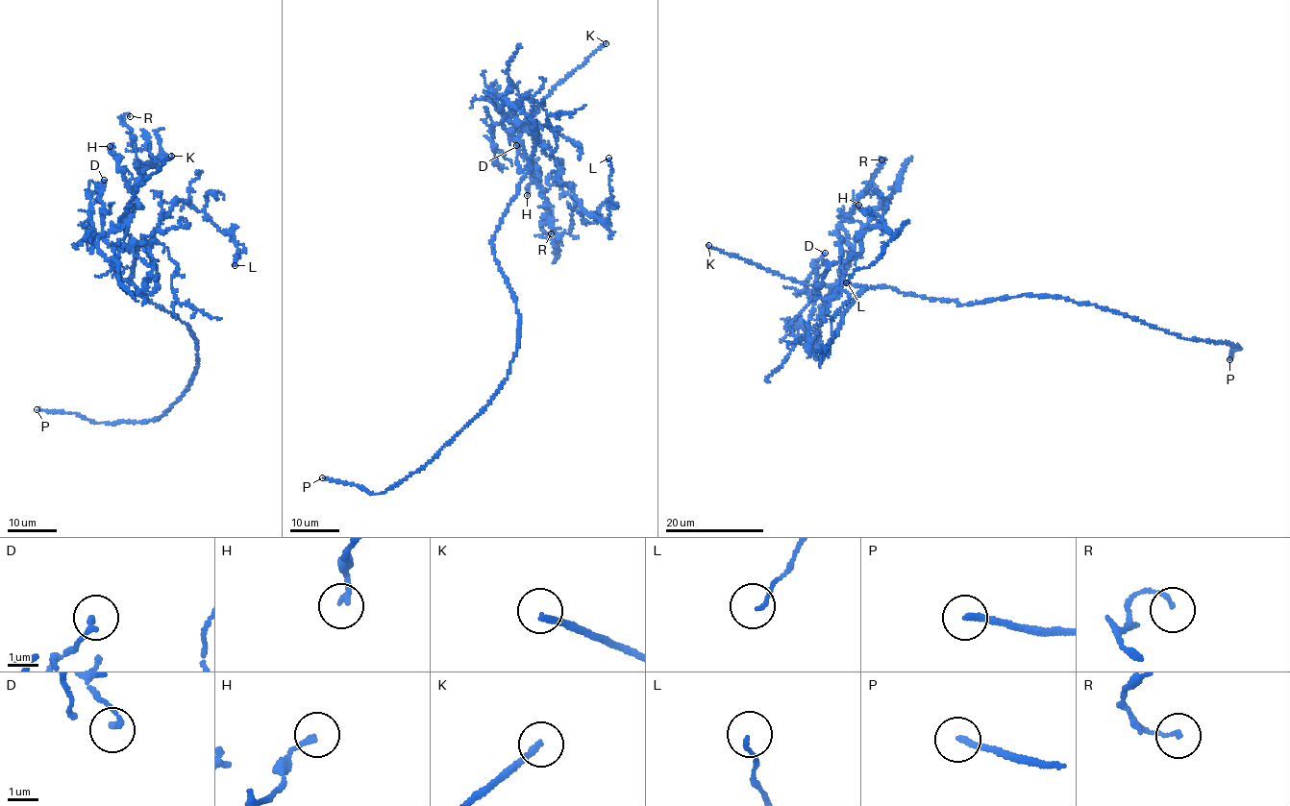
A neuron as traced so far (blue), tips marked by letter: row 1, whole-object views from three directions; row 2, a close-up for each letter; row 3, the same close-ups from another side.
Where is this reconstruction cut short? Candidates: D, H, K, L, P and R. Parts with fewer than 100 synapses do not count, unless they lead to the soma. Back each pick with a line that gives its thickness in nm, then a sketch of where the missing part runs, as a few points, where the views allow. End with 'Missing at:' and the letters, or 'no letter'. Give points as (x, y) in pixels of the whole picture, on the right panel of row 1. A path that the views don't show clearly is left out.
K: calibre 200 nm; course (708, 245), (691, 242), (679, 229), (683, 220), (682, 209), (693, 204)
P: calibre 220 nm; course (1229, 359), (1200, 421), (1123, 425), (1049, 357), (957, 365), (750, 206), (676, 217)
Missing at: K, P

